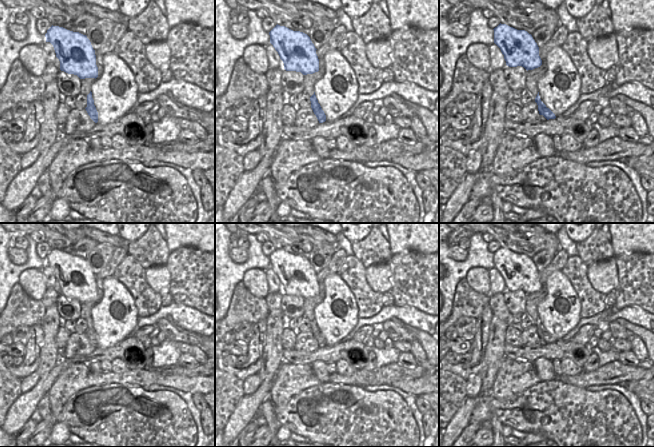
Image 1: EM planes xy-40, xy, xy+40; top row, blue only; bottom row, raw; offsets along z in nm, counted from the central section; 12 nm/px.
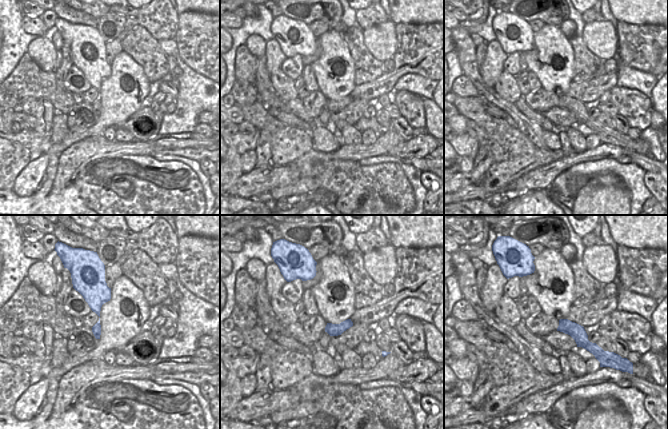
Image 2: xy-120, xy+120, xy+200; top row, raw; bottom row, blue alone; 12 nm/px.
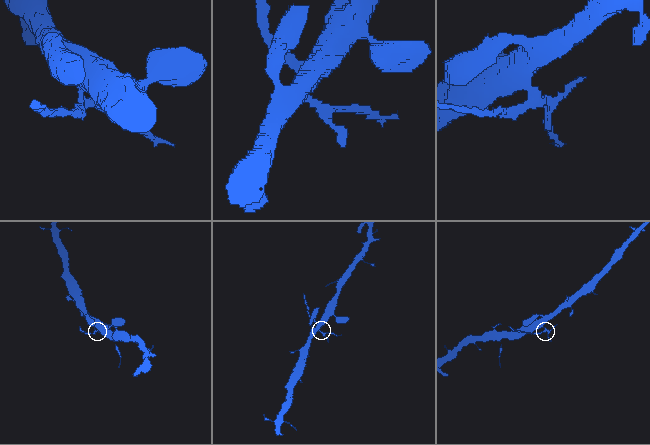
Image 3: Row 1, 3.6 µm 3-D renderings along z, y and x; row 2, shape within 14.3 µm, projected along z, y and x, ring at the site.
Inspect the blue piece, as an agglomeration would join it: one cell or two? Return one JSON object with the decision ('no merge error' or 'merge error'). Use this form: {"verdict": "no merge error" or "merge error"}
{"verdict": "merge error"}

